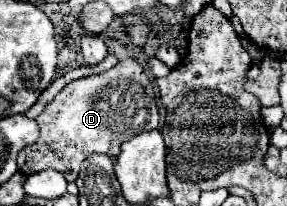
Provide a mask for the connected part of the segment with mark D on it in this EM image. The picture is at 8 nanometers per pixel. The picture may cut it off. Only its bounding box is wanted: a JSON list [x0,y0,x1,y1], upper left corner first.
[18,58,158,182]

